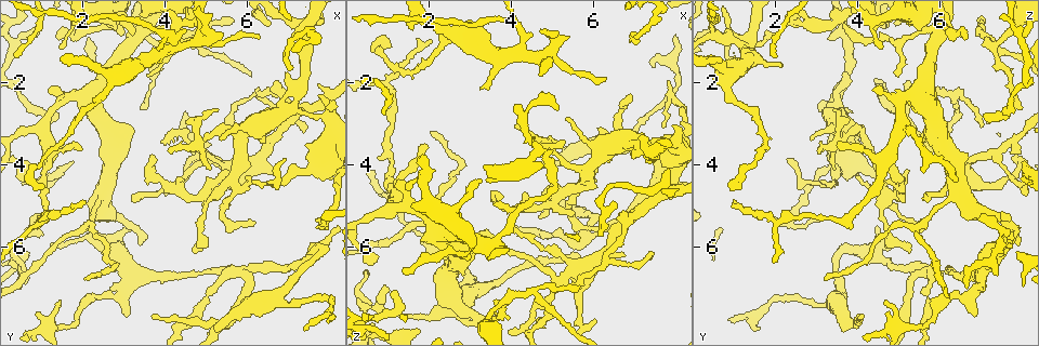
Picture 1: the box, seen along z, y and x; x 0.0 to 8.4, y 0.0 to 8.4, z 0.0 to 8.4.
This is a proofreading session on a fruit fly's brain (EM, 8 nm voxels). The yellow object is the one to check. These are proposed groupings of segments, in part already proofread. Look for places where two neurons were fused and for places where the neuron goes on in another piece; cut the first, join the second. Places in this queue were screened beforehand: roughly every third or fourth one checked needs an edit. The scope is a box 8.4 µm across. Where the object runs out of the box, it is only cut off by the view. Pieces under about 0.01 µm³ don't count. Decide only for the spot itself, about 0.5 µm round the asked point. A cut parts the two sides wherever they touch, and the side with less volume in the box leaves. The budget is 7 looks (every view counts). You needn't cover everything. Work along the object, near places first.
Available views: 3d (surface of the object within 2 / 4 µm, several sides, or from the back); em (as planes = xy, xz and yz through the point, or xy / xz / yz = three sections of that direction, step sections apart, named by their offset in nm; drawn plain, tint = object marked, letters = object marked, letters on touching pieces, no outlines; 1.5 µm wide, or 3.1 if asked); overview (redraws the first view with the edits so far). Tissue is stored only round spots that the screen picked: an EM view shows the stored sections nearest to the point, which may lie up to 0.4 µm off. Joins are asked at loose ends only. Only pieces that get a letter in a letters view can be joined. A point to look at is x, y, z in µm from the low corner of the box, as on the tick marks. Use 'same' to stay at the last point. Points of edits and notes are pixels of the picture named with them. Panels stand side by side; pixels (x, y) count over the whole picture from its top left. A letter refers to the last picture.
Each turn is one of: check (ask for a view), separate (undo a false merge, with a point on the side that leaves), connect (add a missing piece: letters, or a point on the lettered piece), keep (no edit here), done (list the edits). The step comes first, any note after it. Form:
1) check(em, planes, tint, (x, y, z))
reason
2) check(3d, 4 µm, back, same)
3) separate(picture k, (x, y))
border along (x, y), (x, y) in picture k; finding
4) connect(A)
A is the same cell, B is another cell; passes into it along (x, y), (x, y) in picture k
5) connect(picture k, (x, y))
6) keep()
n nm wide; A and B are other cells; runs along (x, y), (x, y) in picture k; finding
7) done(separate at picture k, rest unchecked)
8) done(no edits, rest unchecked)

check(em, planes, letters, (1.05, 5.15, 3.90))
a narrow waist

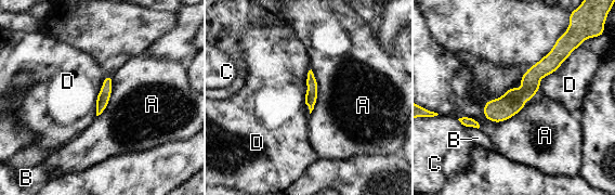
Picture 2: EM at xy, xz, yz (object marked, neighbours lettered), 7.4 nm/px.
keep()
A, B, C and D are other cells; border along (576, 47), (523, 105) in picture 2; one neuron here

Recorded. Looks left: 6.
check(em, planes, letters, (3.05, 7.70, 6.80))
branch stops here

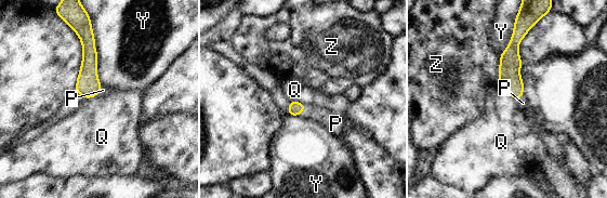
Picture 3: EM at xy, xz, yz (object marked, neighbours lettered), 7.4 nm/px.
connect(P)
P is the same cell, Q, Y and Z are other cells; passes into it along (510, 79), (519, 97), (523, 103) in picture 3; it goes on there

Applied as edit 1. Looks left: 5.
check(overview)
see it whole again

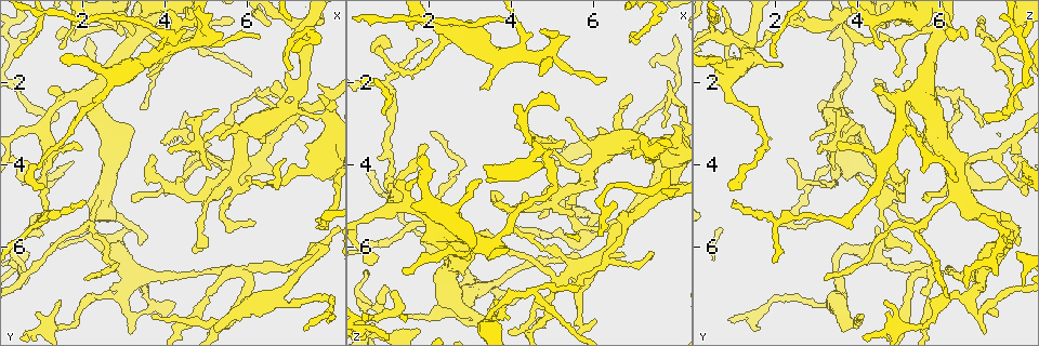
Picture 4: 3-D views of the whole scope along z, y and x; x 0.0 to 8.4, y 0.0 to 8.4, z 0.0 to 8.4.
check(em, xy, step 4, tint, (1.90, 3.65, 3.50))
an open end

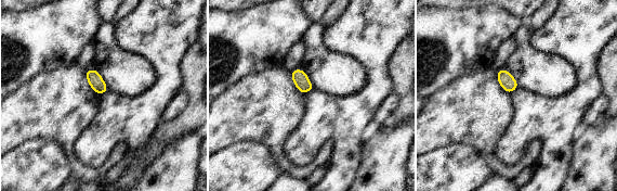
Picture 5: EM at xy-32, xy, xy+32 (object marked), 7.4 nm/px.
check(em, planes, letters, same)

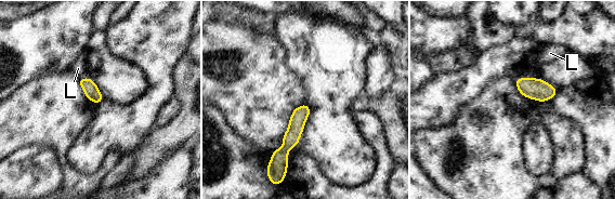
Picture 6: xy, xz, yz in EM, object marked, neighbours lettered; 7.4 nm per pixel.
keep()
L is another cell; border along (79, 77), (84, 78) in picture 6; no lettered piece goes on from it

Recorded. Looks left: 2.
done(connect at picture 3, rest unchecked)

